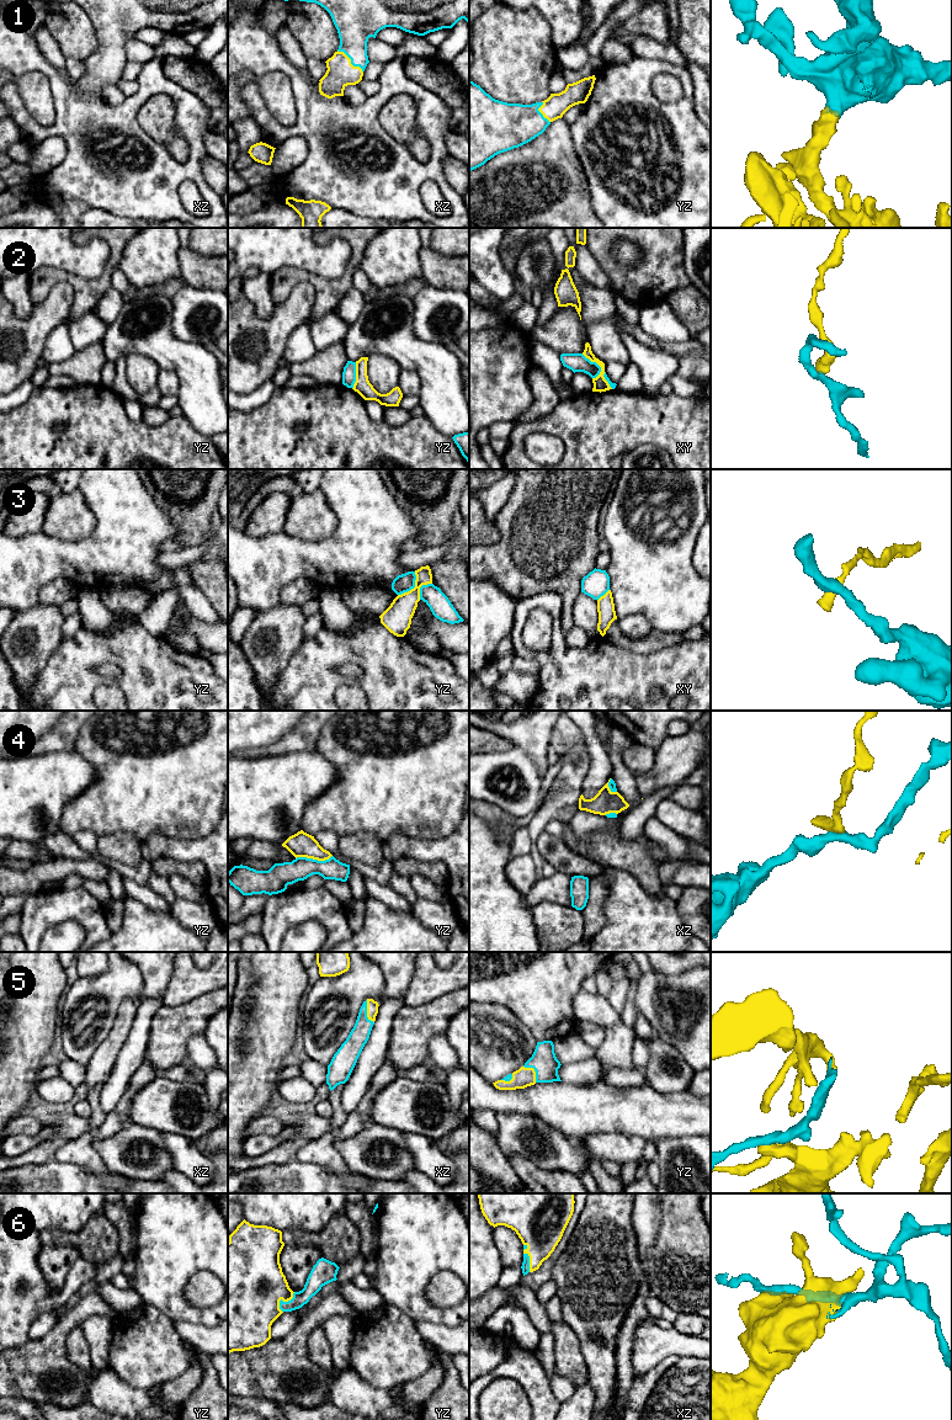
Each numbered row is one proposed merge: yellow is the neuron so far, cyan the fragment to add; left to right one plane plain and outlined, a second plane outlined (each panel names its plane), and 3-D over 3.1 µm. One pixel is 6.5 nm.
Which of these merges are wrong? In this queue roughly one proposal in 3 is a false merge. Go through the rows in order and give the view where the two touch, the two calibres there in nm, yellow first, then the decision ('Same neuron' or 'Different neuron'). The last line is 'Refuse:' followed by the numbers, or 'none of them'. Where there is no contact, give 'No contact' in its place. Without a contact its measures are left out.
1: Touches yellow in xz. Thickness 180 nm (yellow) against 240 nm. Same neuron
2: Touches yellow in xy. Thickness 100 nm (yellow) against 120 nm. Different neuron
3: Touches yellow in yz. Thickness 190 nm (yellow) against 120 nm. Different neuron
4: Touches yellow in yz. Thickness 160 nm (yellow) against 160 nm. Different neuron
5: Touches yellow in xz. Thickness 80 nm (yellow) against 130 nm. Same neuron
6: Touches yellow in yz. Thickness 480 nm (yellow) against 110 nm. Same neuron
Refuse: 2, 3, 4

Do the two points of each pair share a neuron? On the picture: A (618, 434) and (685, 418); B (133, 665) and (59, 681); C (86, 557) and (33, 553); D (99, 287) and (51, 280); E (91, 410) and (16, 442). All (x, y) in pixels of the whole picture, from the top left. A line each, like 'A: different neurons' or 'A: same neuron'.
A: same neuron
B: same neuron
C: same neuron
D: same neuron
E: same neuron

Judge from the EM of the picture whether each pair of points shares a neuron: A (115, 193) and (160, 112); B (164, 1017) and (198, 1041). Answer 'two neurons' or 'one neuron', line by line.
A: two neurons
B: two neurons

